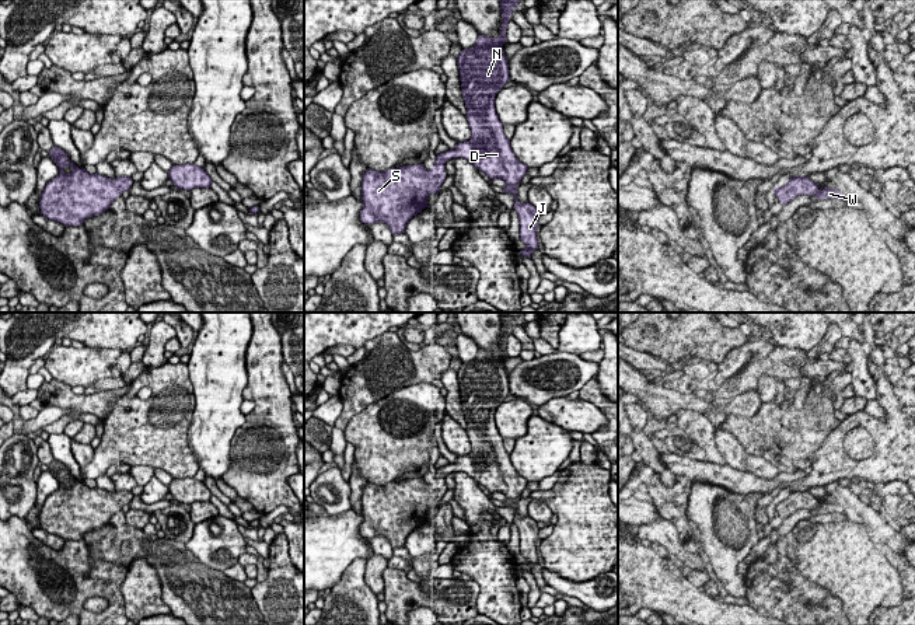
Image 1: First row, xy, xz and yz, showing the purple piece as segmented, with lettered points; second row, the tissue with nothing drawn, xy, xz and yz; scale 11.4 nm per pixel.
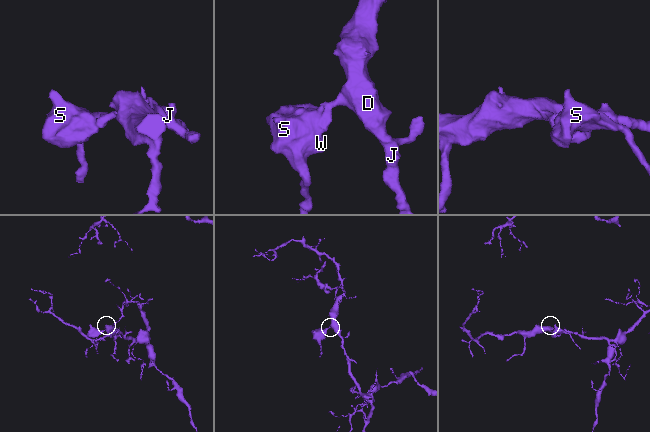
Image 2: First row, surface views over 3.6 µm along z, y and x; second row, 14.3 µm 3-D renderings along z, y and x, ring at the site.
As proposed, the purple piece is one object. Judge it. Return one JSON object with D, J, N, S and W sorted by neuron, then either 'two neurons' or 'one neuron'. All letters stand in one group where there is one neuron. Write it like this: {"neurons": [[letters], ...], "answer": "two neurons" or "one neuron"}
{"neurons": [["D", "J", "N", "S", "W"]], "answer": "one neuron"}

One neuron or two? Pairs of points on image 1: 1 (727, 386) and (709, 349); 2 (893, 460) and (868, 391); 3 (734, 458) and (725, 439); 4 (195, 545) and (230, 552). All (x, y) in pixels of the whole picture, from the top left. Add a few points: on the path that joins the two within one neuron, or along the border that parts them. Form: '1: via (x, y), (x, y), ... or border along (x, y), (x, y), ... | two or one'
1: border along (743, 344), (732, 348), (718, 365) | two
2: border along (875, 380), (876, 398) | two
3: via (733, 454), (727, 443) | one
4: via (203, 545), (213, 551), (222, 551) | one

